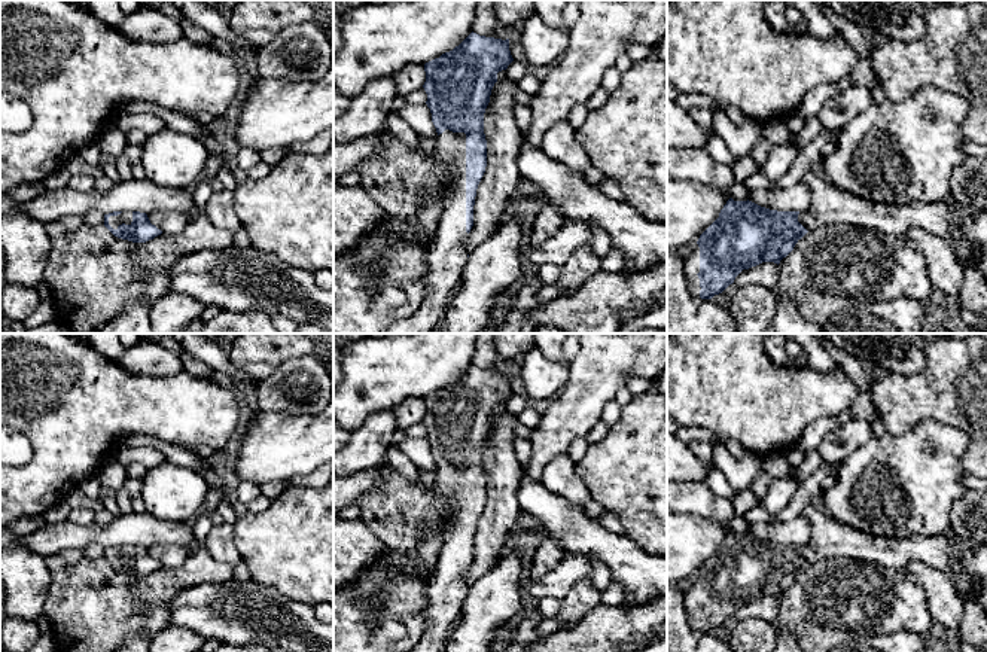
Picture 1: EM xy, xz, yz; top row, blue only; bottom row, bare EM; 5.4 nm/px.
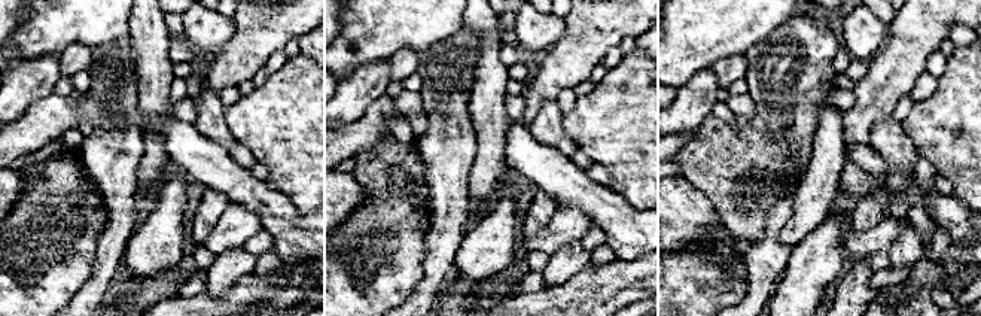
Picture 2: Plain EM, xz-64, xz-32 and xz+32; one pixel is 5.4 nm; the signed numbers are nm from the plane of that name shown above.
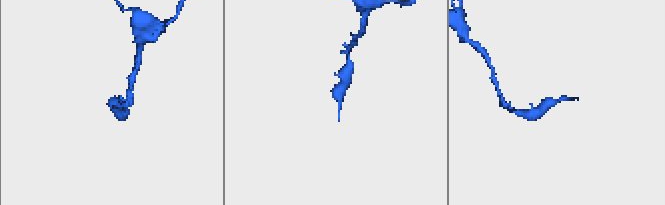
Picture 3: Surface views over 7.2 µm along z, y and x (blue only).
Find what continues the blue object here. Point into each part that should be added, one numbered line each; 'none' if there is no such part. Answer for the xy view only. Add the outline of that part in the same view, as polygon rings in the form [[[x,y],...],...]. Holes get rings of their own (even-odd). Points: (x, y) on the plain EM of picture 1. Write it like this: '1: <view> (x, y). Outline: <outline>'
1: xy (125, 551). Outline: [[[122,545],[121,548],[118,549],[110,549],[109,551],[109,558],[113,561],[113,563],[118,563],[119,558],[125,557],[125,558],[131,558],[132,555],[132,545]]]

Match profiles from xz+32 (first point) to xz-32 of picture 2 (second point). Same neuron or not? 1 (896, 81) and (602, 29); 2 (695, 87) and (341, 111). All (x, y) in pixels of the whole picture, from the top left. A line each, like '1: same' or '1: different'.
1: same
2: same

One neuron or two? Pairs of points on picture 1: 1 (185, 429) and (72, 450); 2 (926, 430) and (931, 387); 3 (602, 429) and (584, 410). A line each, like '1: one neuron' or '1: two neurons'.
1: one neuron
2: two neurons
3: two neurons

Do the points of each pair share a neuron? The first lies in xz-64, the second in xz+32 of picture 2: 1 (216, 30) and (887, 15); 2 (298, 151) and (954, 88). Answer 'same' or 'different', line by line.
1: different
2: same

